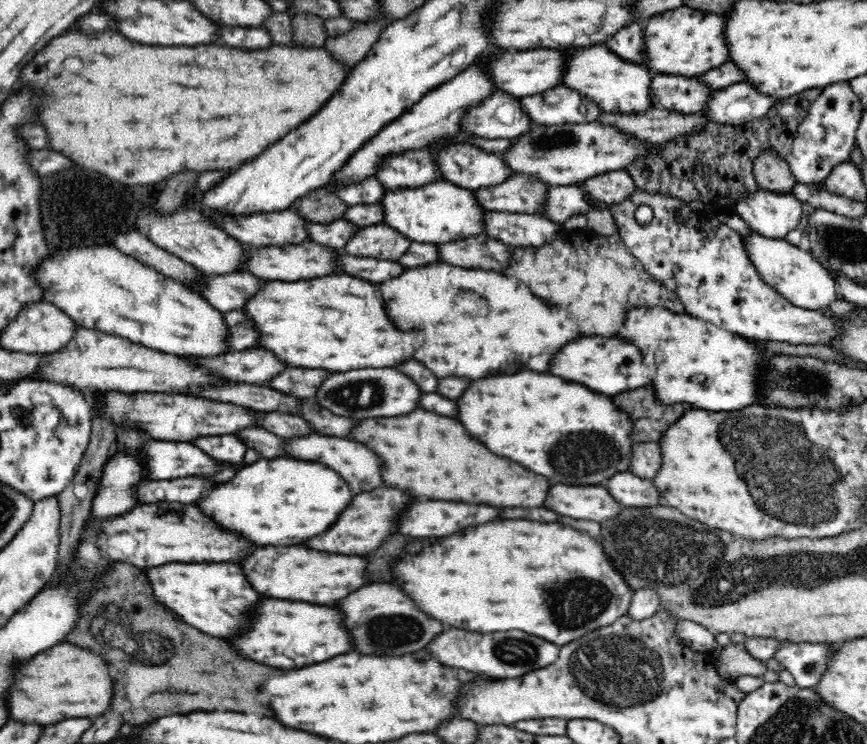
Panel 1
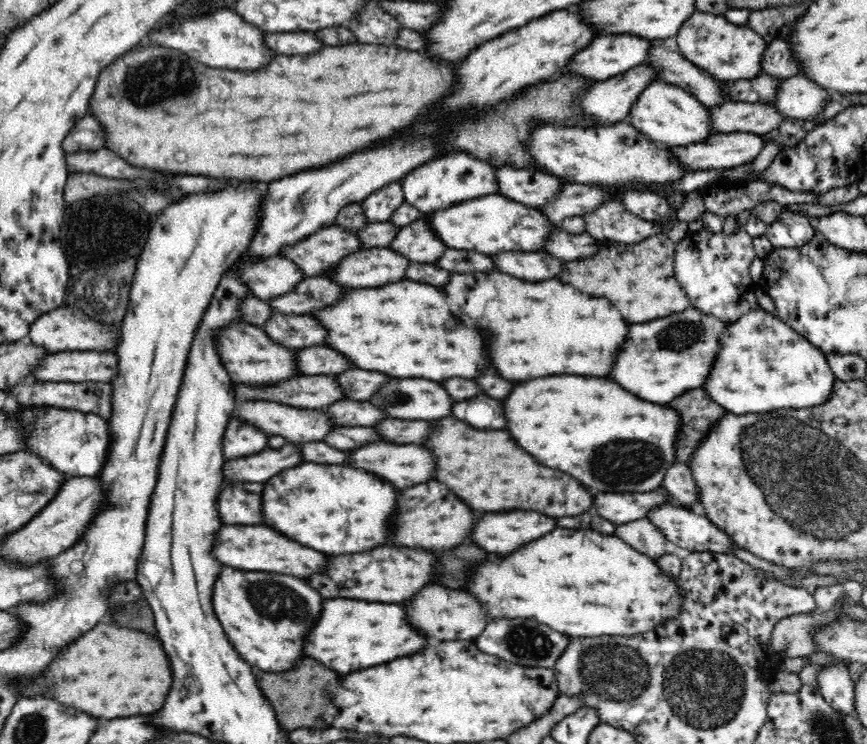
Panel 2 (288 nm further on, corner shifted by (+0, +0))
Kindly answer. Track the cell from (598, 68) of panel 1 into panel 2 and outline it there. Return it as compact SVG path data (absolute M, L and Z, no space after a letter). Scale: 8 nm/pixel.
M658 80L654 84L648 84L648 88L644 88L642 96L638 98L638 102L630 110L628 120L638 132L650 136L652 140L656 140L658 144L668 146L668 148L702 144L712 134L718 134L712 124L710 108L706 108L702 102L698 102L684 88L674 86L674 84L666 84L664 80Z

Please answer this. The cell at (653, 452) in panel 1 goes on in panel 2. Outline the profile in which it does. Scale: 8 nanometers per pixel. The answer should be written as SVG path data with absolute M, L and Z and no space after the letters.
M680 462L672 464L666 472L664 486L676 500L676 506L680 506L680 508L686 506L688 510L700 512L700 494L698 494L698 486L696 486L690 466L680 464Z

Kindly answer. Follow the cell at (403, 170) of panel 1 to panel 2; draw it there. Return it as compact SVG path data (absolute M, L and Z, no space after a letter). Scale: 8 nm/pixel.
M464 152L458 154L448 154L444 158L430 160L428 164L412 170L402 182L404 198L408 204L416 206L422 214L432 214L438 210L448 210L456 204L474 200L474 198L484 198L490 194L498 196L498 178L496 170L486 162L472 158Z

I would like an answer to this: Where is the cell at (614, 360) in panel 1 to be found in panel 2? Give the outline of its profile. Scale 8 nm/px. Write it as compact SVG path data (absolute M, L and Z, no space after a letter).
M686 308L684 312L646 324L634 324L630 342L626 342L612 378L636 396L662 404L680 398L688 390L704 388L716 362L720 338L724 338L730 324L734 322L724 322L696 308Z

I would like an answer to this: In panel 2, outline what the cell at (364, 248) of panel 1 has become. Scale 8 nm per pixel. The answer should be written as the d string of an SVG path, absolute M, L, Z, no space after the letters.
M424 214L410 226L402 228L396 240L392 240L390 248L394 252L400 252L404 258L420 264L436 264L448 250L448 246L436 236L428 216Z

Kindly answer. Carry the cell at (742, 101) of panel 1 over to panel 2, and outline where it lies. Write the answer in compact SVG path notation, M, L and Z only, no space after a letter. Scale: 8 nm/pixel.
M792 76L780 82L778 100L774 108L778 108L790 120L816 120L822 116L824 108L832 104L832 94L828 88L816 84L816 80L808 76Z

